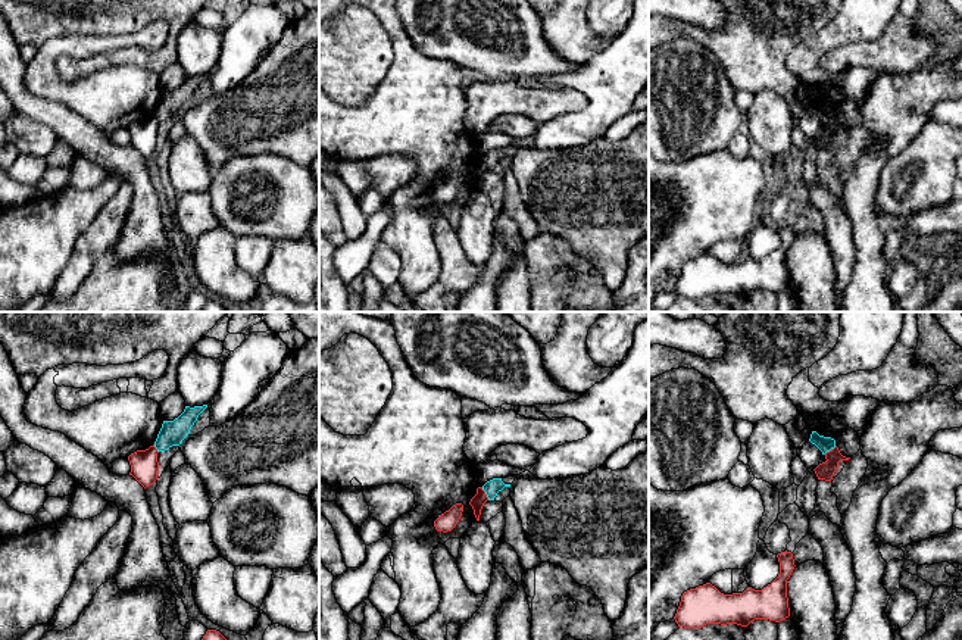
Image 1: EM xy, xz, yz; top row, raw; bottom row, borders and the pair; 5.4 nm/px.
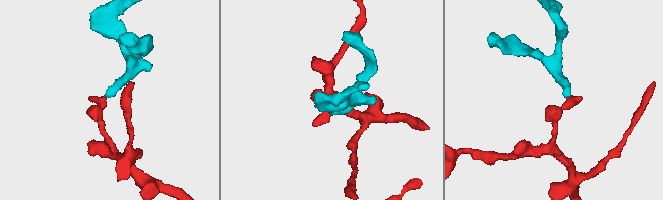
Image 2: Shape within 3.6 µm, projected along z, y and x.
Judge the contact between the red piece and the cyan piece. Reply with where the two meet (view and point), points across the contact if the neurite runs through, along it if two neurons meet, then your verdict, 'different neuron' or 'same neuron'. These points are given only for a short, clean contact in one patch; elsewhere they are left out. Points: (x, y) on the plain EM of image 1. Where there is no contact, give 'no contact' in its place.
xz (484, 164) | along xz (481, 158), (489, 169) | different neuron

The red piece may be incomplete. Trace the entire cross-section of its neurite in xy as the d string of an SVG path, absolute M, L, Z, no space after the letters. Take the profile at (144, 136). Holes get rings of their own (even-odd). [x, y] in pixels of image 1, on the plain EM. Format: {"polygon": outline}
{"polygon": "M150 116L146 121L137 121L128 127L132 146L144 159L157 150L159 132L157 119Z"}

